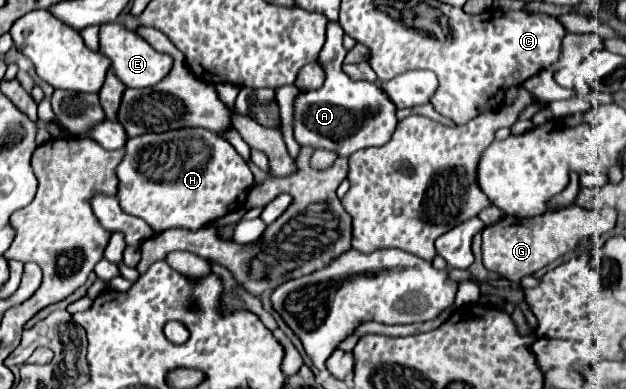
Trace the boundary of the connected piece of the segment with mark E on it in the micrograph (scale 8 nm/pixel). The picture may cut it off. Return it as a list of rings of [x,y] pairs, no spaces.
[[[102,25],[100,27],[100,53],[112,61],[116,77],[130,89],[144,89],[160,83],[172,71],[172,57],[154,51],[138,33],[124,29],[124,25]]]

